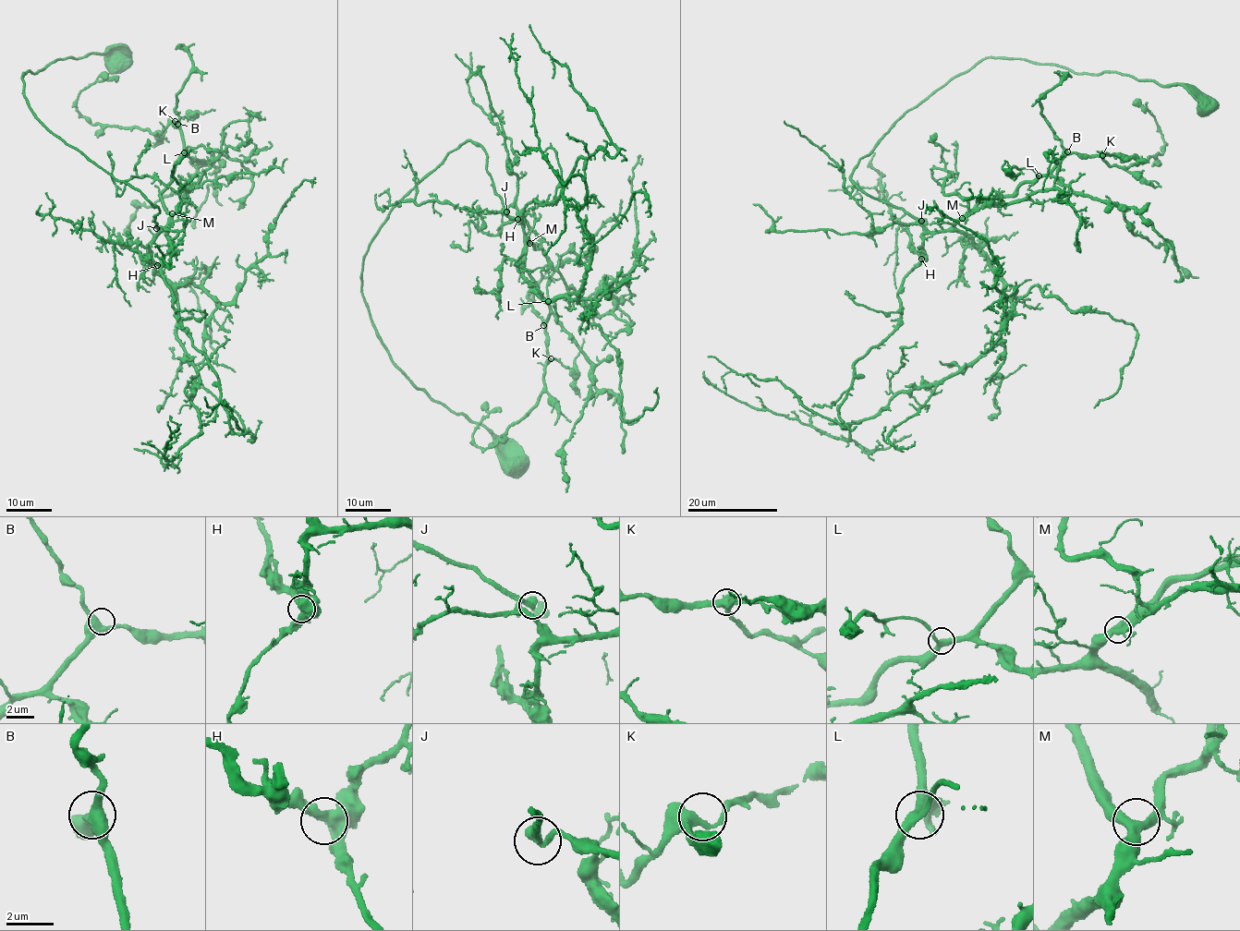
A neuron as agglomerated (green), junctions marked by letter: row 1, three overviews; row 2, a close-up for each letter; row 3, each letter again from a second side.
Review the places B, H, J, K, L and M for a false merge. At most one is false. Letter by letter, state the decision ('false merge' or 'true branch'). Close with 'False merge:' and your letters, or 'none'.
B: true branch
H: true branch
J: true branch
K: true branch
L: true branch
M: true branch
False merge: none

